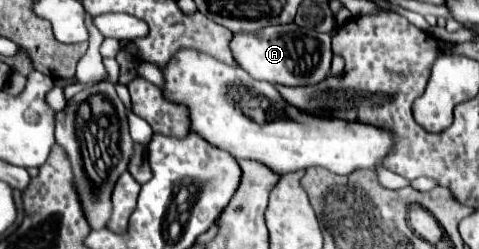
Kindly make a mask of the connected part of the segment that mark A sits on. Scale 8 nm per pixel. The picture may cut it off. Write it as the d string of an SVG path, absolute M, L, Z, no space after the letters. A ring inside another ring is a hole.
M292 24L260 28L254 34L232 34L230 40L234 60L256 80L266 80L284 86L308 86L324 80L330 74L332 32L320 34Z

